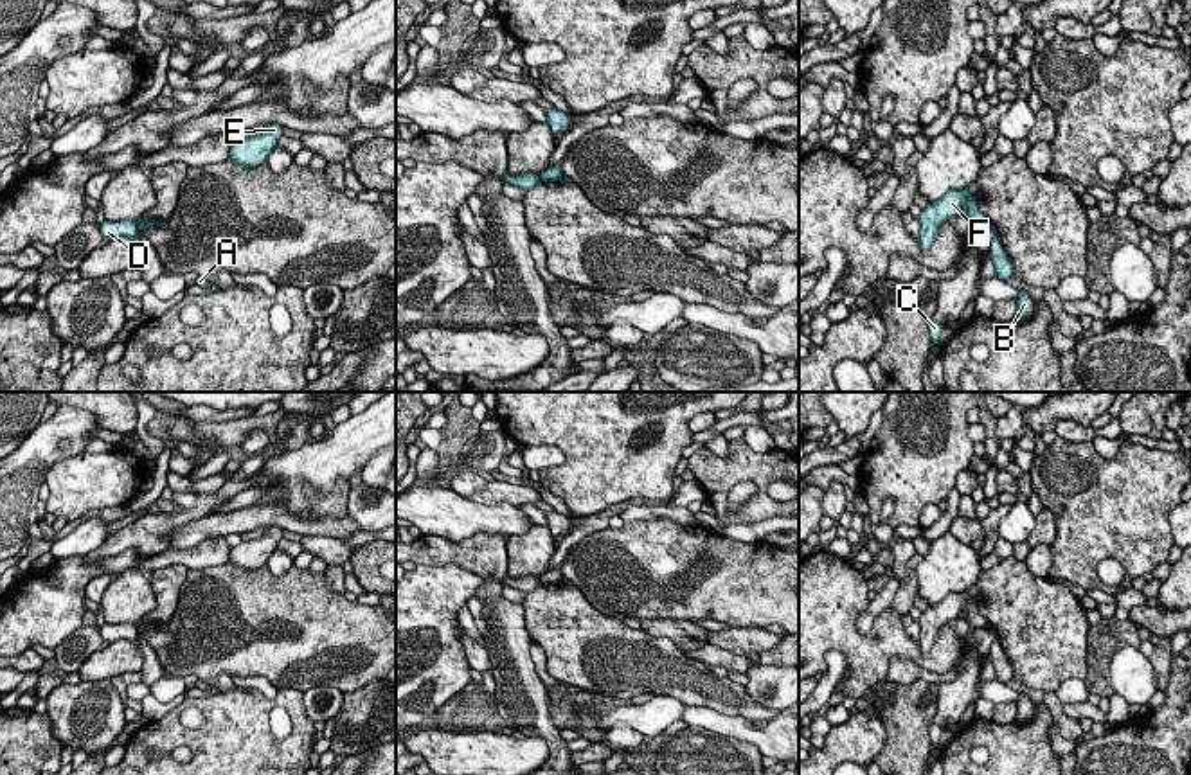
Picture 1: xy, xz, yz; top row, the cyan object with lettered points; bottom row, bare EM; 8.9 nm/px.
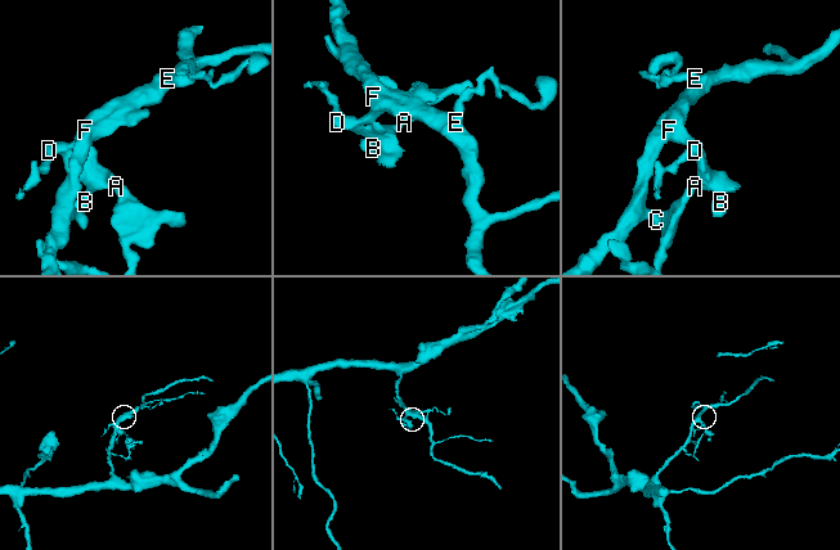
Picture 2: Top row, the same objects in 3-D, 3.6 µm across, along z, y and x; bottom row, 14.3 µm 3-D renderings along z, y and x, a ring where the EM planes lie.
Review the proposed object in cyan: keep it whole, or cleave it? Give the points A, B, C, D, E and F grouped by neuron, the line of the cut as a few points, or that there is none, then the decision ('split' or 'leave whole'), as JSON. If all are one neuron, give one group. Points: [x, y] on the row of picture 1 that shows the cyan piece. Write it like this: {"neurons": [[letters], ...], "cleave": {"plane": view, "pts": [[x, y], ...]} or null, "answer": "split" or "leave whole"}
{"neurons": [["A", "B", "D"], ["C", "E", "F"]], "cleave": {"plane": "xy", "pts": [[135, 223], [139, 229]]}, "answer": "split"}

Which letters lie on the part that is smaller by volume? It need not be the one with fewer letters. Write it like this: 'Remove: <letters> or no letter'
Remove: A, B, D

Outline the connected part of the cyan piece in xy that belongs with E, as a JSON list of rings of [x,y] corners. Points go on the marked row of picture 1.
[[[268,124],[263,135],[252,138],[241,138],[230,146],[228,162],[236,162],[246,167],[264,164],[268,155],[277,147],[277,140],[282,135],[282,126]]]

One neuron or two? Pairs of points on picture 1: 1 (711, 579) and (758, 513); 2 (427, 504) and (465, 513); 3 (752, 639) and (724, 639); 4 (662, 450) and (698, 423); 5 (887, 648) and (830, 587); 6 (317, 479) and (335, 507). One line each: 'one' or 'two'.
1: two
2: one
3: one
4: two
5: one
6: two

